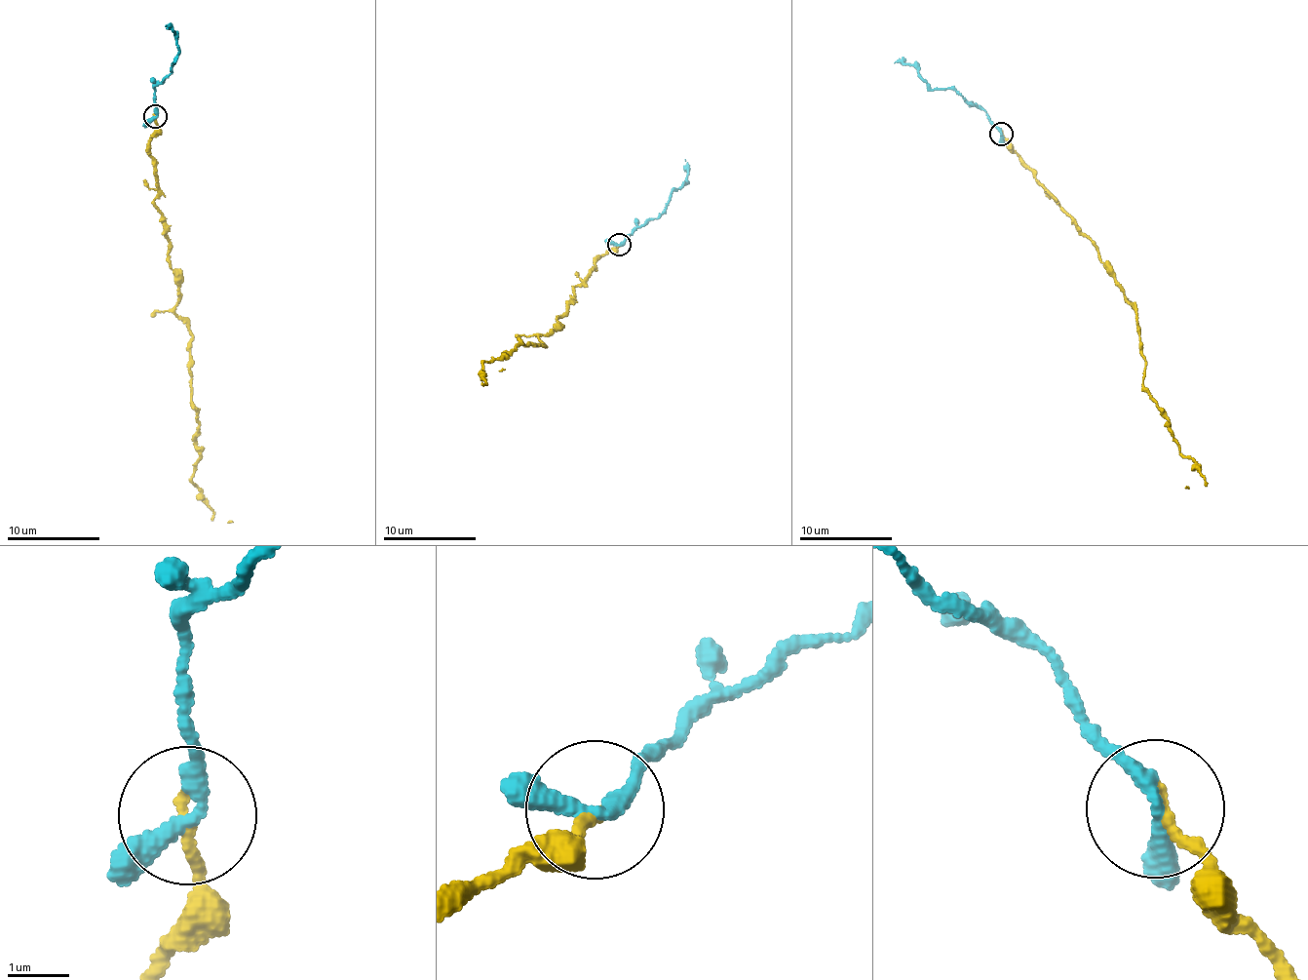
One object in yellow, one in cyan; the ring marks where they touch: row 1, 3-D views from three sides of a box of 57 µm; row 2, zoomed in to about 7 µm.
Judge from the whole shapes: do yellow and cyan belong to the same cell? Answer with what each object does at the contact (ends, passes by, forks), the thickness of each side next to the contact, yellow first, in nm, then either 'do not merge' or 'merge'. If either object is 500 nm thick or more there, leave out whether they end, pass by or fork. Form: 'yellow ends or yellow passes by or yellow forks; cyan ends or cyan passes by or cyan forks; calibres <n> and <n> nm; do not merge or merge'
yellow ends; cyan passes by; calibres 190 and 260 nm; merge

